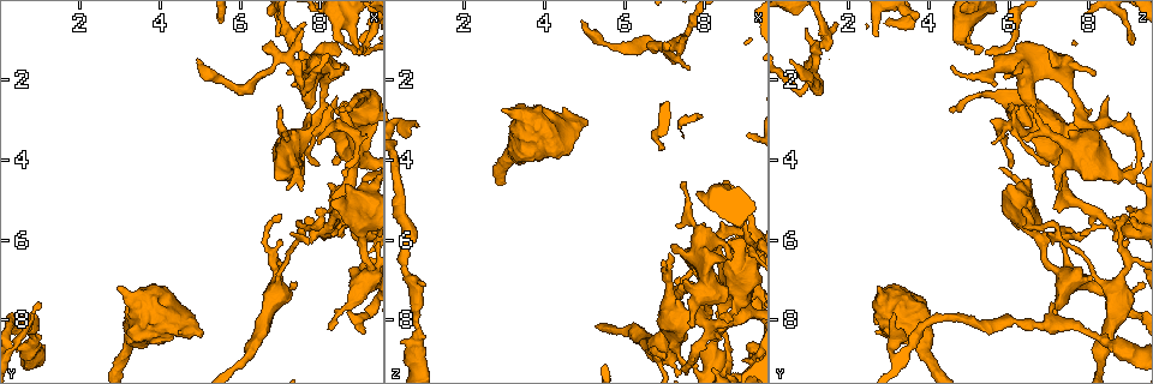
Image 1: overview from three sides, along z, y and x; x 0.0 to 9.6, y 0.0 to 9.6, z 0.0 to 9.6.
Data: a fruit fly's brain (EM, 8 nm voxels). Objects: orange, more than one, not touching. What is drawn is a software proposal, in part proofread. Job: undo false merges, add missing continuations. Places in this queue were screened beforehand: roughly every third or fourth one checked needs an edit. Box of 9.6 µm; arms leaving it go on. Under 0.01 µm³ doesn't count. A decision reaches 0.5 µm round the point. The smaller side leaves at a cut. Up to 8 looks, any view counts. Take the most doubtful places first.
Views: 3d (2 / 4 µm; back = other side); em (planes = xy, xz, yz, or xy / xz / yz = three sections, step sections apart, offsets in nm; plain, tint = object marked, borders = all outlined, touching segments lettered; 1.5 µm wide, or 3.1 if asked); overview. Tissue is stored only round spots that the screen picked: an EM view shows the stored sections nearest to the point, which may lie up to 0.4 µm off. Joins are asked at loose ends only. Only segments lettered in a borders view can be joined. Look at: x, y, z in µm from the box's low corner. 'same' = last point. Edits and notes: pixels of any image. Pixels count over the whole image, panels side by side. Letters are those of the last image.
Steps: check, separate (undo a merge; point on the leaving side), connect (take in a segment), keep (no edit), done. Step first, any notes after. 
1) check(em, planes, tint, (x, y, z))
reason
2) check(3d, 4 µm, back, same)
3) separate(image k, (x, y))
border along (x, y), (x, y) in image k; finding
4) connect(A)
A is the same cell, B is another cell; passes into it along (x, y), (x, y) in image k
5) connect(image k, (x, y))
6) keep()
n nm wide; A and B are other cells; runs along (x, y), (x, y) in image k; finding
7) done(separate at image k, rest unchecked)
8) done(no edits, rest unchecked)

check(em, planes, borders, (5.00, 8.40, 3.15))

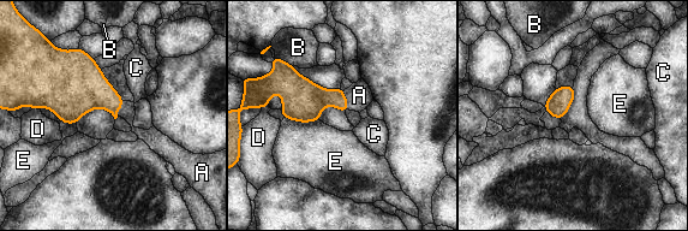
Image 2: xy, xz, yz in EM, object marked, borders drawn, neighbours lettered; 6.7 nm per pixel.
connect(A)
A is the same cell, B, C, D and E are other cells; passes into it along (309, 99), (346, 100), (359, 95) in image 2; the cell continues

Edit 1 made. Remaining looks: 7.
check(3d, 2 µm, (0.95, 7.55, 7.10))
branch stops here

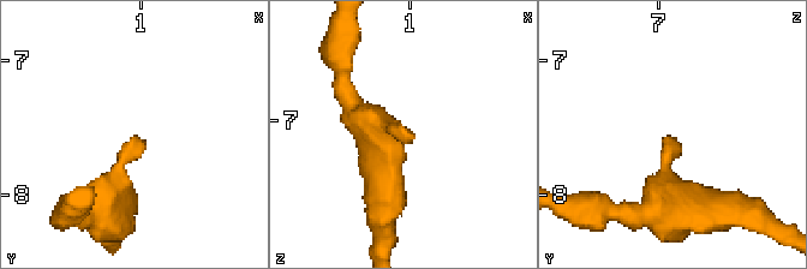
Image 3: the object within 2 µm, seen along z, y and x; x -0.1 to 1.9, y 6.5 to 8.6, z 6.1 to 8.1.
check(em, planes, borders, (0.98, 7.54, 7.08))
now the EM

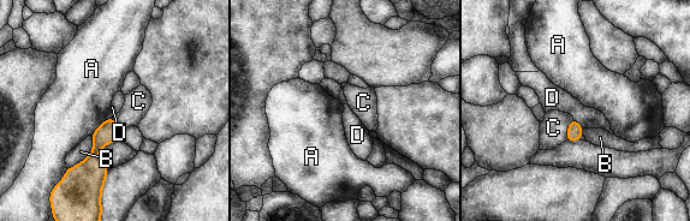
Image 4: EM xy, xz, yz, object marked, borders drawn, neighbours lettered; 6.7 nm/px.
keep()
110 nm wide; A, B, C and D are other cells; border along (573, 117), (583, 127) in image 4; none of them fits

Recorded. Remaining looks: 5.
check(3d, 2 µm, (7.00, 5.40, 8.90))
tapers out

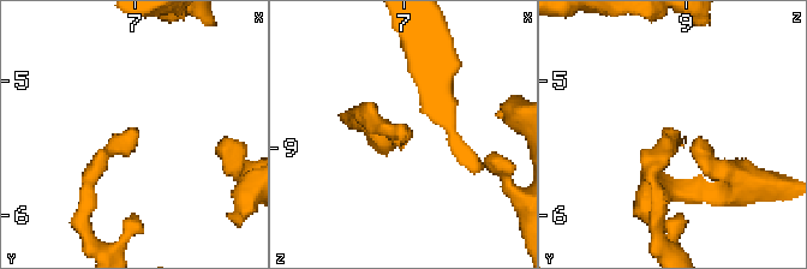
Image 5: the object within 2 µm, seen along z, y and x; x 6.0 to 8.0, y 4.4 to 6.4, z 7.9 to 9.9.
check(em, planes, borders, (7.02, 5.40, 8.96))
shape alone is not enough

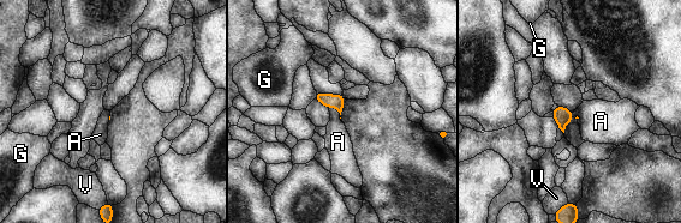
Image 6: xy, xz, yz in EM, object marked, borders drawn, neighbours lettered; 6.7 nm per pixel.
connect(A)
A is the same cell, G and V are other cells; passes into it along (336, 101), (334, 107), (338, 142) in image 6; it goes on there

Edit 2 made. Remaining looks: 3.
done(connect at image 2, connect at image 6, rest unchecked)

